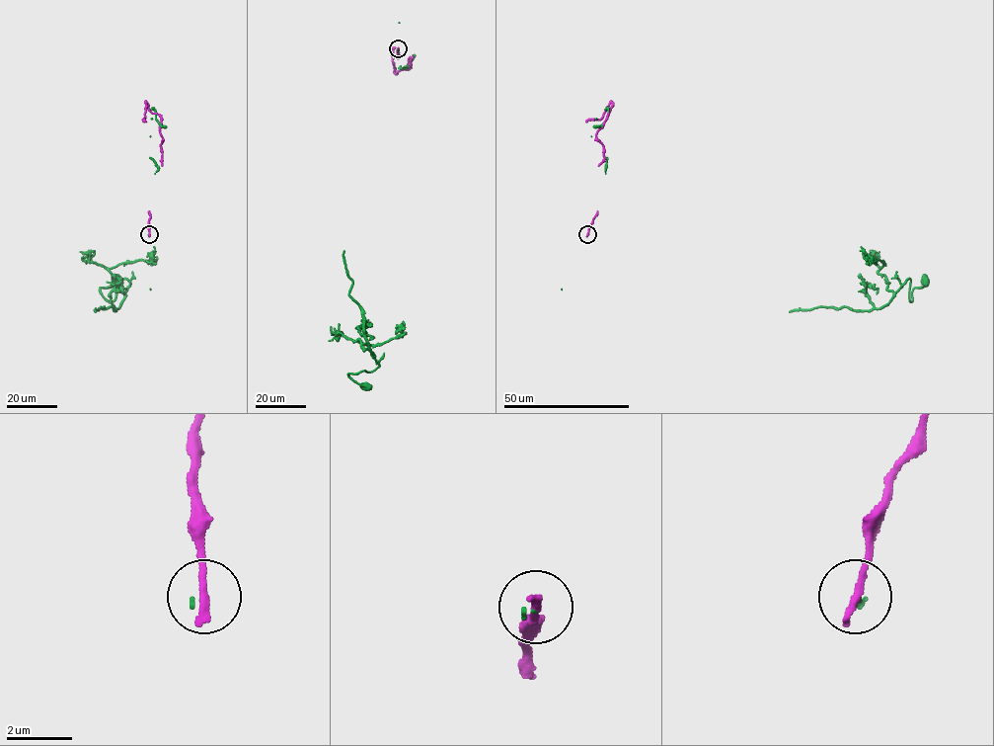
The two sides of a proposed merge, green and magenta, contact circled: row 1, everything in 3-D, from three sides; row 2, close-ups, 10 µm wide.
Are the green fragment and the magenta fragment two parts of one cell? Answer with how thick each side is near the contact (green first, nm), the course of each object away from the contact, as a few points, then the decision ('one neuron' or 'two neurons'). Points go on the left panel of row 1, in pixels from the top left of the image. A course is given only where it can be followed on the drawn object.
70/280 nm | green via (149, 234), (95, 311), (119, 306), (130, 283), (121, 280), (111, 301), (100, 290), (116, 281) | magenta via (149, 234), (149, 211), (162, 166), (162, 138), (161, 118), (151, 113), (146, 103), (143, 120), (146, 122) | two neurons

